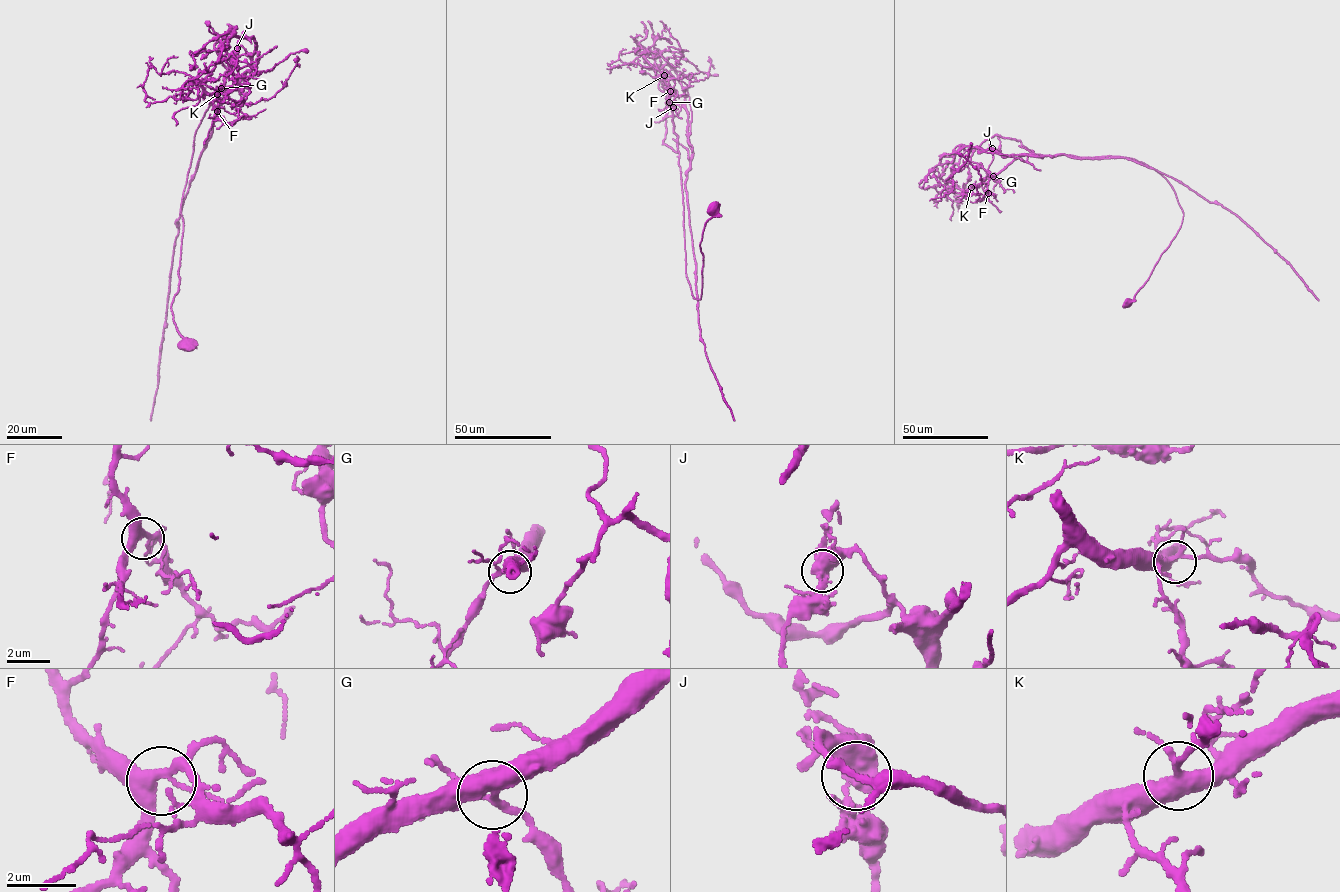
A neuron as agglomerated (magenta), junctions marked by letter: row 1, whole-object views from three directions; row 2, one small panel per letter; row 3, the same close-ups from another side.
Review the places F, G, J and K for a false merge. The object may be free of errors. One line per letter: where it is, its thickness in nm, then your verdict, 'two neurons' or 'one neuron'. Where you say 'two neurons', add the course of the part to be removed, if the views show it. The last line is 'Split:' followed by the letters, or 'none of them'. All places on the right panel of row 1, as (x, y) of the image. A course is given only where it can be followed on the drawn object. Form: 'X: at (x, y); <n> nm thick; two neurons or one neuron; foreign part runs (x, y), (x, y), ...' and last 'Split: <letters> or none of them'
F: at (988, 193); 340 nm thick; one neuron
G: at (993, 176); 400 nm thick; one neuron
J: at (992, 148); 500 nm thick; two neurons; foreign part runs (992, 148), (1003, 156), (1062, 154), (1129, 158), (1153, 168), (1237, 215), (1290, 266), (1318, 300)
K: at (971, 187); 360 nm thick; one neuron
Split: J

